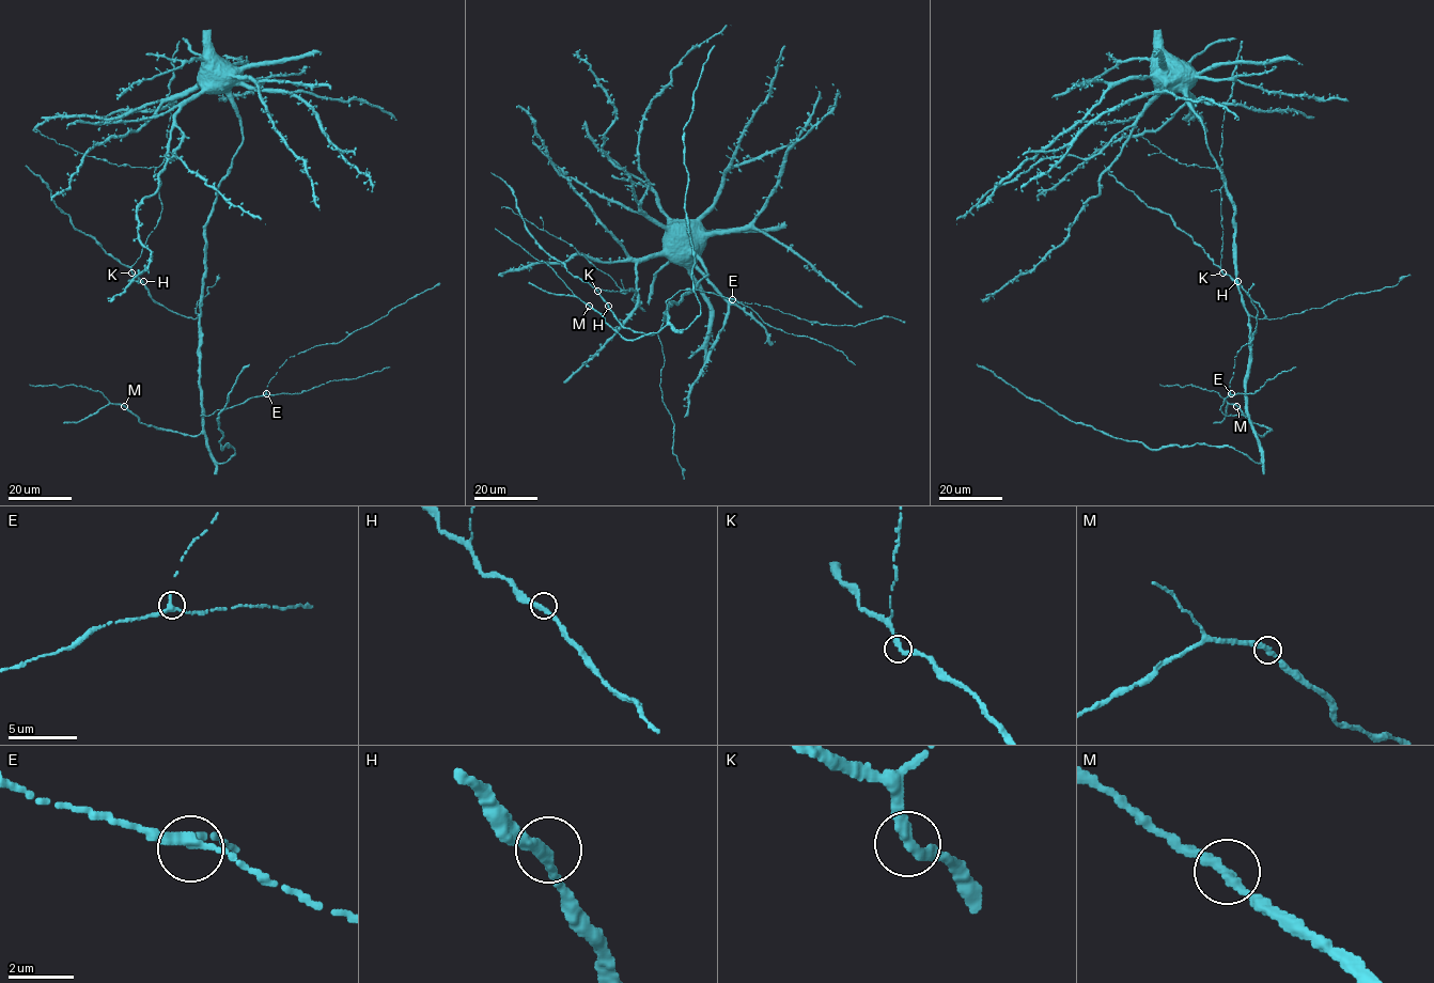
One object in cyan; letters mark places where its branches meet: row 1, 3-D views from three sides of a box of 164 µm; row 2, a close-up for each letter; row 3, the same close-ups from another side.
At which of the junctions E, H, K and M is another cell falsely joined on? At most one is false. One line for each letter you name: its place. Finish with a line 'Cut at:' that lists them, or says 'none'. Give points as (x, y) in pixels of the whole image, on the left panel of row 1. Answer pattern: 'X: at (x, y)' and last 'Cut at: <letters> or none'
Cut at: none

